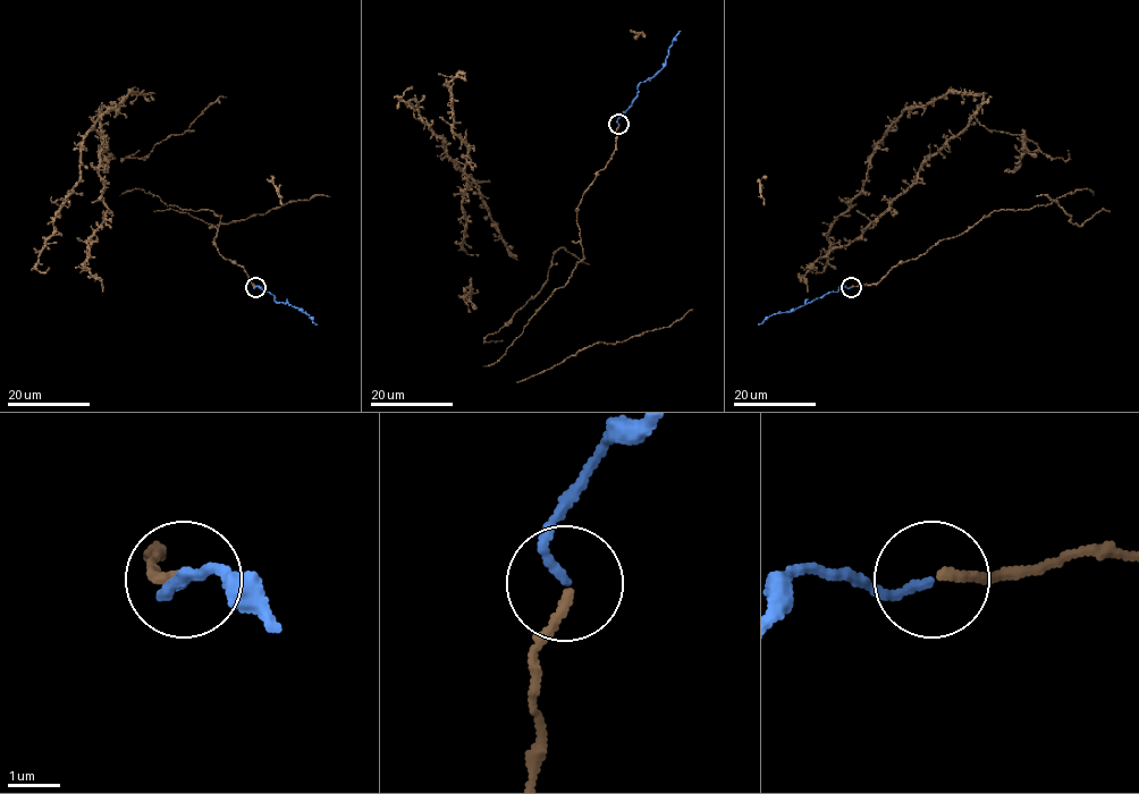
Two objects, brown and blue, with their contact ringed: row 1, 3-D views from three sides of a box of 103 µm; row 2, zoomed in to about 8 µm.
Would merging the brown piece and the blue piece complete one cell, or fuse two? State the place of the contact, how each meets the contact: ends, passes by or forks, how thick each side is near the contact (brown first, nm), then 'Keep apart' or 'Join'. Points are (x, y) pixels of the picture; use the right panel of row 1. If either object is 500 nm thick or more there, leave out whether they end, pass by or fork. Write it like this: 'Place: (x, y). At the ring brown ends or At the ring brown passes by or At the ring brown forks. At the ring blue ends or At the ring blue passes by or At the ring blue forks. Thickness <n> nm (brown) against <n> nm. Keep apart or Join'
Place: (851, 287). At the ring brown ends. At the ring blue ends. Thickness 180 nm (brown) against 160 nm. Join

